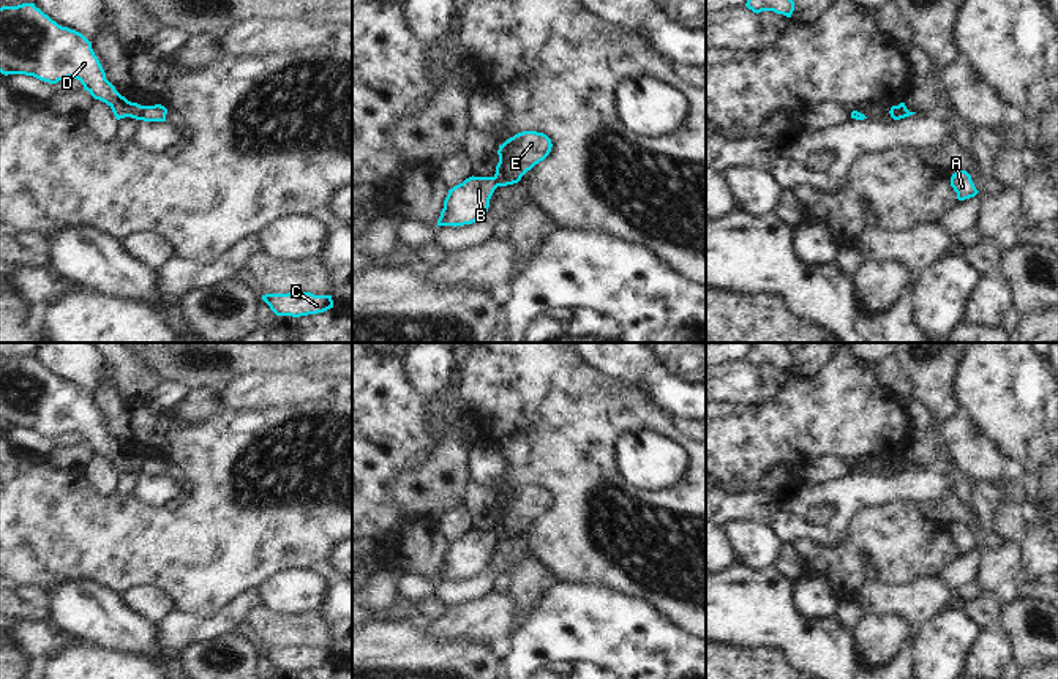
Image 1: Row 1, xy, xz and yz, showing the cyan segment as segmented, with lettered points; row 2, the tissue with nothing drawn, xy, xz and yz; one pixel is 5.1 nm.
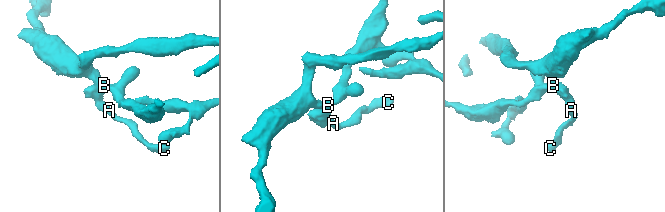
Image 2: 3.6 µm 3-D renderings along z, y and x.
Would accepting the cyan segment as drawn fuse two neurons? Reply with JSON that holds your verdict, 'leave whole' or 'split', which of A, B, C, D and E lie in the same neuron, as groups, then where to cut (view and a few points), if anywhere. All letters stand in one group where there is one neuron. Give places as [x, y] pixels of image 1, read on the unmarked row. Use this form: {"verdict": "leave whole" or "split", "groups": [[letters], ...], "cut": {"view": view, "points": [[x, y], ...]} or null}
{"verdict": "split", "groups": [["A", "B", "C", "D"], ["E"]], "cut": {"view": "xy", "points": [[142, 460], [139, 472]]}}

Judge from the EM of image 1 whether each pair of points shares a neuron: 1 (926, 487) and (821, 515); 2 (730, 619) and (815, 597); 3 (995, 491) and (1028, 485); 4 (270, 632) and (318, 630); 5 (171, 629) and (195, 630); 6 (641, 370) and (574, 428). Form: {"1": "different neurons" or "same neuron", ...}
{"1": "different neurons", "2": "different neurons", "3": "same neuron", "4": "same neuron", "5": "same neuron", "6": "different neurons"}

